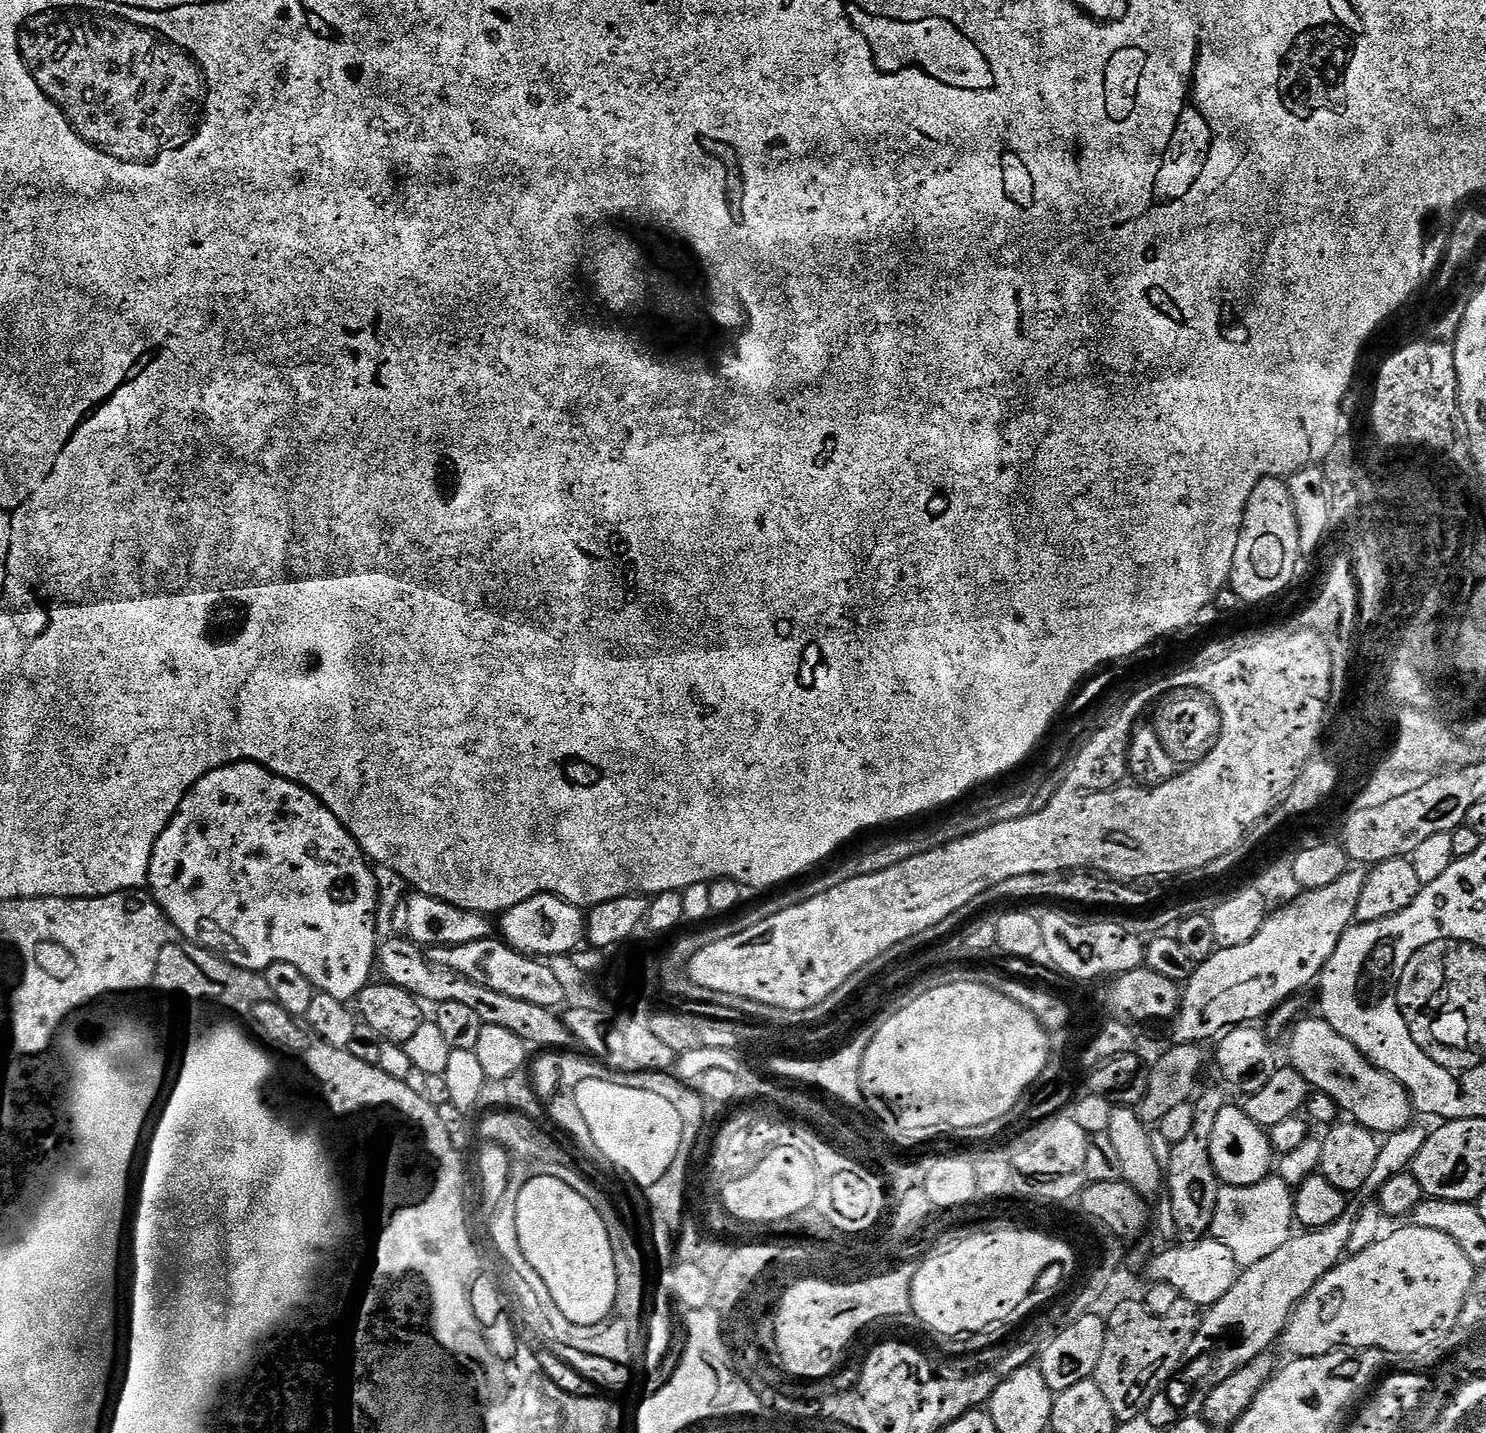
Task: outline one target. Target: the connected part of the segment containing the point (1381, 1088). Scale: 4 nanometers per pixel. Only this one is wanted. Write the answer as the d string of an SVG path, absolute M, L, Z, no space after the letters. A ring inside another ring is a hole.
M1300 1018L1291 1025L1292 1037L1288 1040L1288 1056L1292 1059L1289 1060L1291 1067L1295 1068L1298 1074L1302 1074L1305 1082L1315 1091L1329 1095L1341 1113L1349 1112L1352 1115L1349 1117L1363 1128L1369 1128L1370 1131L1377 1134L1391 1134L1411 1125L1414 1120L1412 1118L1414 1117L1414 1105L1408 1096L1408 1091L1393 1076L1386 1074L1381 1068L1369 1062L1349 1040L1342 1038L1342 1034L1338 1034L1338 1030L1331 1028L1322 1018L1315 1019Z

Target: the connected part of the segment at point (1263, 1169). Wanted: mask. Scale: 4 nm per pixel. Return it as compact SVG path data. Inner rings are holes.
M1226 1106L1217 1114L1214 1130L1210 1135L1209 1158L1212 1159L1216 1179L1221 1185L1230 1188L1254 1186L1267 1180L1274 1168L1274 1153L1269 1133L1255 1124L1240 1106Z

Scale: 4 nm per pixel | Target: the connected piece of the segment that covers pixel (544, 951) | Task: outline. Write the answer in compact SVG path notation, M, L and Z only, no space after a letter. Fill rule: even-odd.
M543 892L534 898L526 898L526 902L518 902L518 906L503 913L499 920L498 932L501 932L499 935L503 942L513 951L531 958L552 958L548 956L564 956L567 952L572 954L586 940L585 909L566 902L560 896L551 896L549 892Z

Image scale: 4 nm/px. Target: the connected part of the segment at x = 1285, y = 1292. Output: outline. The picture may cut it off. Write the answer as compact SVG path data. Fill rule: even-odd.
M1344 1213L1342 1217L1344 1220L1338 1218L1325 1228L1297 1231L1273 1253L1247 1265L1237 1275L1234 1286L1230 1286L1230 1290L1226 1290L1226 1294L1222 1294L1222 1298L1218 1298L1218 1302L1214 1302L1203 1313L1200 1325L1204 1327L1204 1336L1192 1339L1188 1353L1184 1356L1184 1364L1209 1355L1212 1343L1222 1339L1227 1332L1232 1335L1232 1345L1211 1357L1212 1369L1201 1380L1202 1388L1216 1388L1223 1380L1230 1378L1230 1374L1265 1355L1269 1351L1268 1347L1283 1337L1284 1327L1288 1325L1297 1304L1331 1268L1337 1267L1345 1259L1354 1221L1348 1220Z

